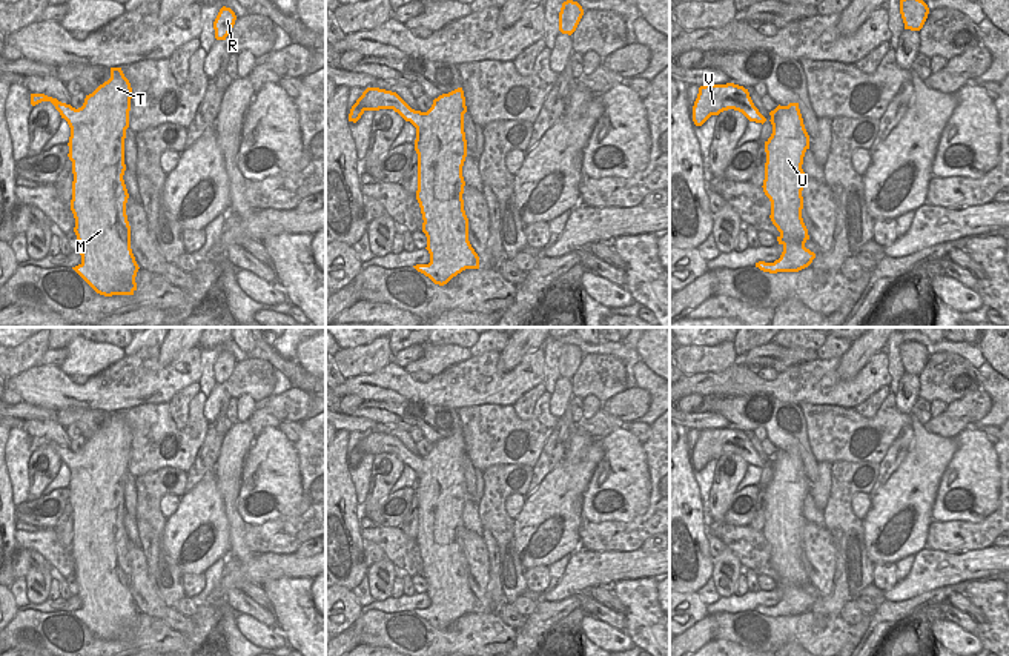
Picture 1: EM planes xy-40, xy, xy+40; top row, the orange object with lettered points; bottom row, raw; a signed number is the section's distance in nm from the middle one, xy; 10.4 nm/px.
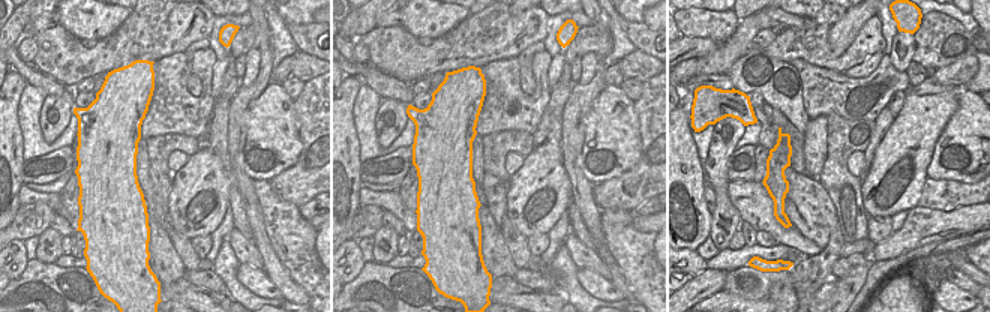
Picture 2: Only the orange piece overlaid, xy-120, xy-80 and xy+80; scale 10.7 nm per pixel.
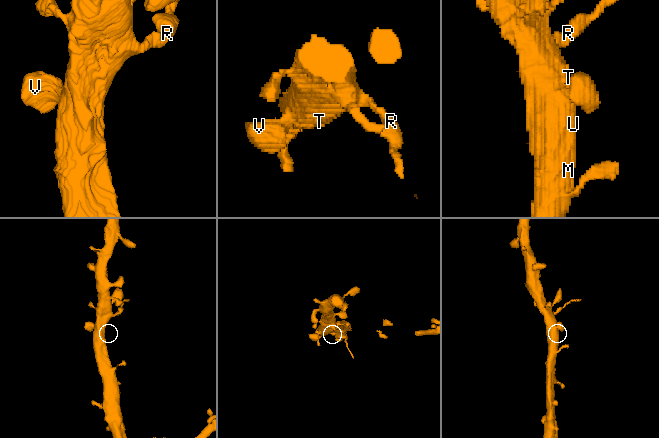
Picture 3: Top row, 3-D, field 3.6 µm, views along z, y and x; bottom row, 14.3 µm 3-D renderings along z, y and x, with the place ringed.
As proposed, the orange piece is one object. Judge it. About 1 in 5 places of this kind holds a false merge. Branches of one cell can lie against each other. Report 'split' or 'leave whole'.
leave whole

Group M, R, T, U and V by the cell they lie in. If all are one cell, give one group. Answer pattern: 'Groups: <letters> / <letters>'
Groups: M R T U V.

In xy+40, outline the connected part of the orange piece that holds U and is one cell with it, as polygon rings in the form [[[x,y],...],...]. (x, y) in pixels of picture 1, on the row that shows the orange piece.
[[[799,103],[777,106],[769,112],[772,134],[765,141],[766,163],[763,192],[771,201],[771,221],[780,232],[777,237],[783,252],[774,263],[759,261],[763,272],[799,272],[808,267],[815,253],[805,247],[809,240],[802,218],[803,184],[802,169],[805,152],[809,149],[809,135],[805,129]]]

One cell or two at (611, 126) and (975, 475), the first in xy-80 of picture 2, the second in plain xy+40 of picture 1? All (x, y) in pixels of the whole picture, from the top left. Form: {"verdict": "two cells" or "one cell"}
{"verdict": "one cell"}

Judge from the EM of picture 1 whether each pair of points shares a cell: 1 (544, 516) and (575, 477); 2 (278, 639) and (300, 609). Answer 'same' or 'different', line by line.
1: same
2: different

